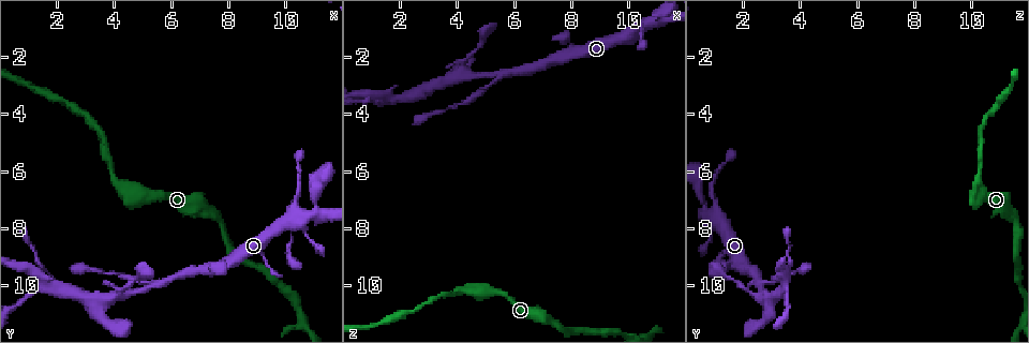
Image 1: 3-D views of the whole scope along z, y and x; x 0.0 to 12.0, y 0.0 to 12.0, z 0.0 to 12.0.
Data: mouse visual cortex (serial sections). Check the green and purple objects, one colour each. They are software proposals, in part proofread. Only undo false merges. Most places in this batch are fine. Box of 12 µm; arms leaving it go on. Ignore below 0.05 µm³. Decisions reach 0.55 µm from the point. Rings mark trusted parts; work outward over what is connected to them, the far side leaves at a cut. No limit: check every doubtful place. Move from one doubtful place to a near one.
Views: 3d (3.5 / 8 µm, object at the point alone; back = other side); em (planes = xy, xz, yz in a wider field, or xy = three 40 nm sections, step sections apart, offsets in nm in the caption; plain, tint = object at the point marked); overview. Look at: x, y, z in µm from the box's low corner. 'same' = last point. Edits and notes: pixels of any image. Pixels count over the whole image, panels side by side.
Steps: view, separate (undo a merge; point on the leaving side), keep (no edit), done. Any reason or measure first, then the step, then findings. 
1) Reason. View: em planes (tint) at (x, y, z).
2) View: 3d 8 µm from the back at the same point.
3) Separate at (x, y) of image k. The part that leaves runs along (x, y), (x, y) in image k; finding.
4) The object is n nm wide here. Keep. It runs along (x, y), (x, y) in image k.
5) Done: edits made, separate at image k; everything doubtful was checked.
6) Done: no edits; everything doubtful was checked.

Side arm on a straight run. View: 3d 3.5 µm at (5.6, 9.9, 2.6).

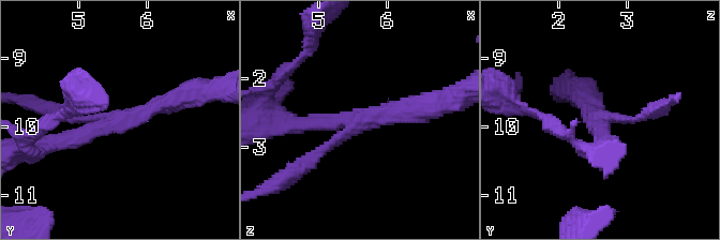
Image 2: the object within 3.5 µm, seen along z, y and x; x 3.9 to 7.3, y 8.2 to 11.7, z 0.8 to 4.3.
3 arms meet here; the arms are 150, 200, 300 nm wide; shape alone is not enough. View: em xy step 3 (tint) at (5.60, 9.85, 2.60).

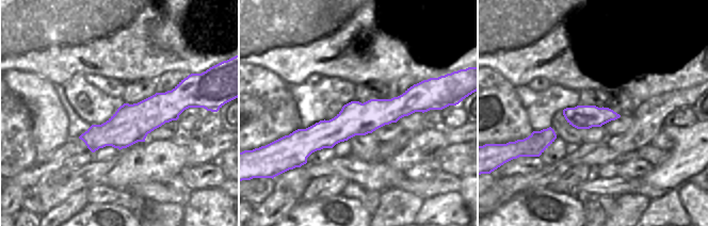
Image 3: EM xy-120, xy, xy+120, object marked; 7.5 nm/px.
Keep. It runs along (429, 107), (291, 136) in image 3; continuous, no second cell.

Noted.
View: 3d 3.5 µm at (4.9, 9.9, 3.1).

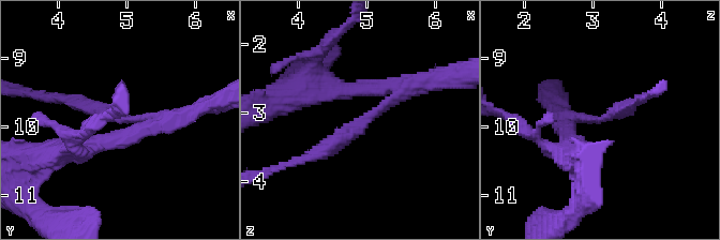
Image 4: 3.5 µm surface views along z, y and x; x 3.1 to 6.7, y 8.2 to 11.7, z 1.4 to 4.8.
The arms are 200, 250 nm wide; need the tissue. View: em xy step 5 (tint) at (4.90, 9.90, 3.15).

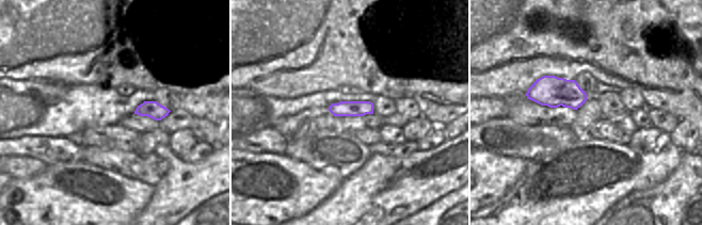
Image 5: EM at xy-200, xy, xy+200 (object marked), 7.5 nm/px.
Keep. Continuous, no second cell.

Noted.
Branch point. View: 3d 3.5 µm at (4.4, 10.3, 2.7).

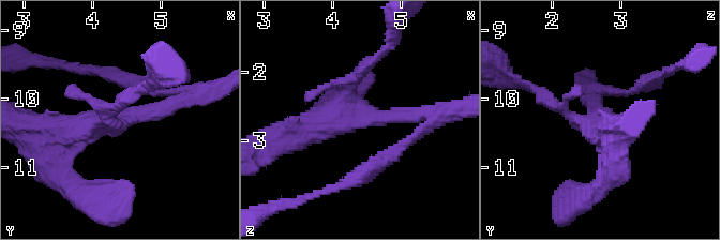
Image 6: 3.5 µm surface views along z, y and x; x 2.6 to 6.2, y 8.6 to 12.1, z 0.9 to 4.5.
Need the tissue. View: em xy step 1 (tint) at (4.35, 10.30, 2.70).

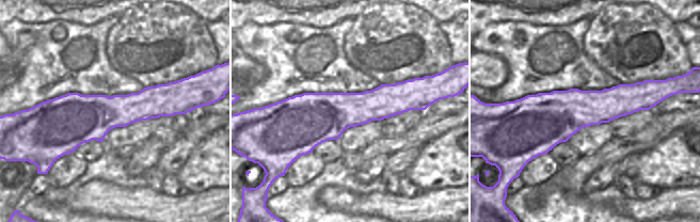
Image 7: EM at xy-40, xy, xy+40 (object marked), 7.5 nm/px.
Keep. It runs along (420, 102), (280, 120) in image 7; continuous, no second cell.

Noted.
Side arm on a straight run. View: 3d 3.5 µm from the back at (1.9, 10.1, 3.5).

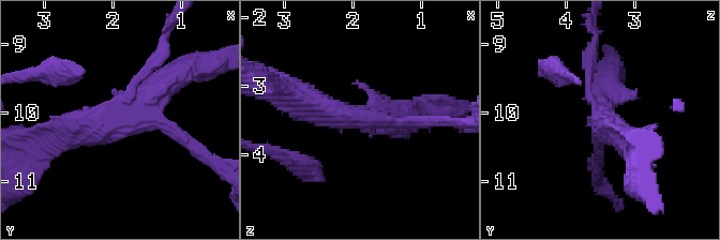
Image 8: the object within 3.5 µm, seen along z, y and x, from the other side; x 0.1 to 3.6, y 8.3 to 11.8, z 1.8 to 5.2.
View: em xy step 5 (tint) at (1.80, 10.05, 3.45).

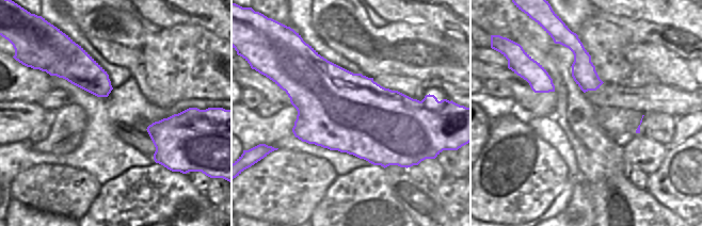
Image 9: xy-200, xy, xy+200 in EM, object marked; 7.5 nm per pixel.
Cut it another way. View: em xy step 1 (tint) at the same point.

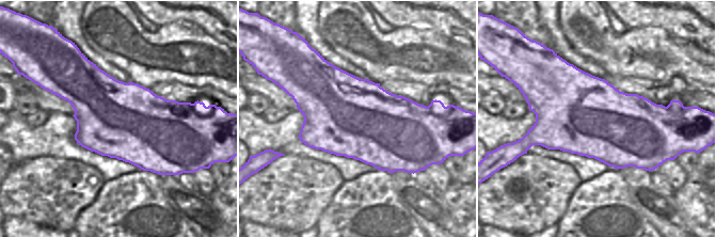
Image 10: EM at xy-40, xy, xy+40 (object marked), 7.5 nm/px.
Keep. It runs along (64, 136), (126, 117), (182, 71) in image 8; continuous, no second cell.

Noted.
Done: no edits; everything doubtful was checked.

